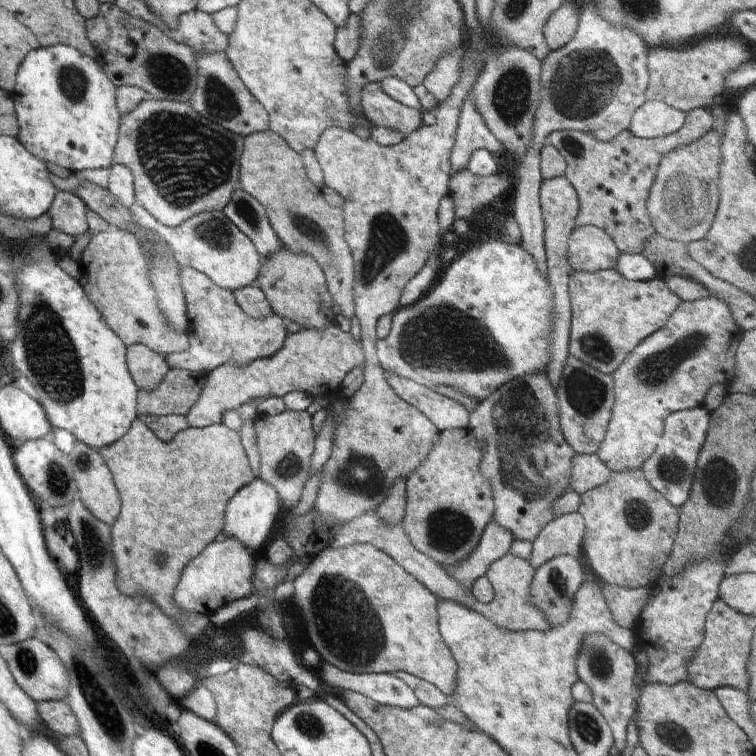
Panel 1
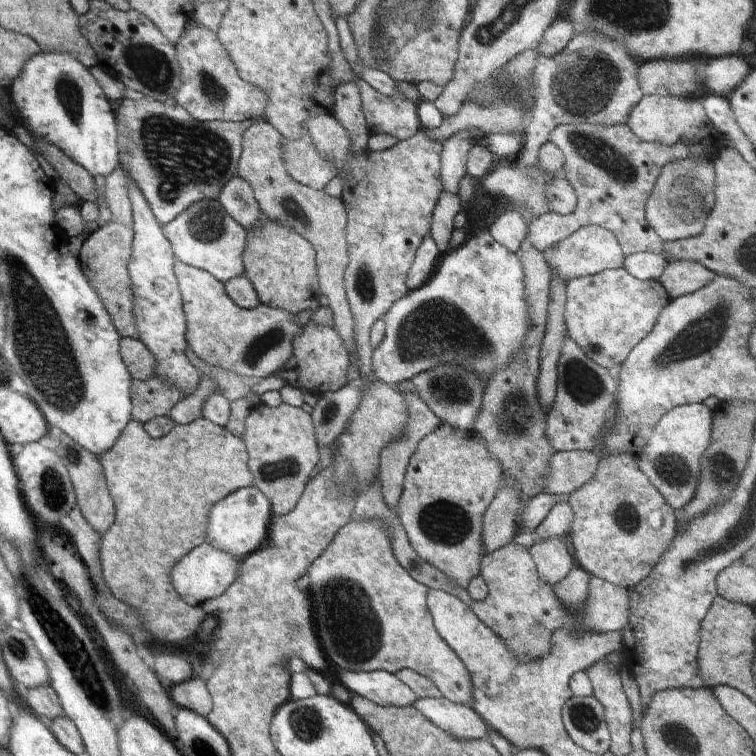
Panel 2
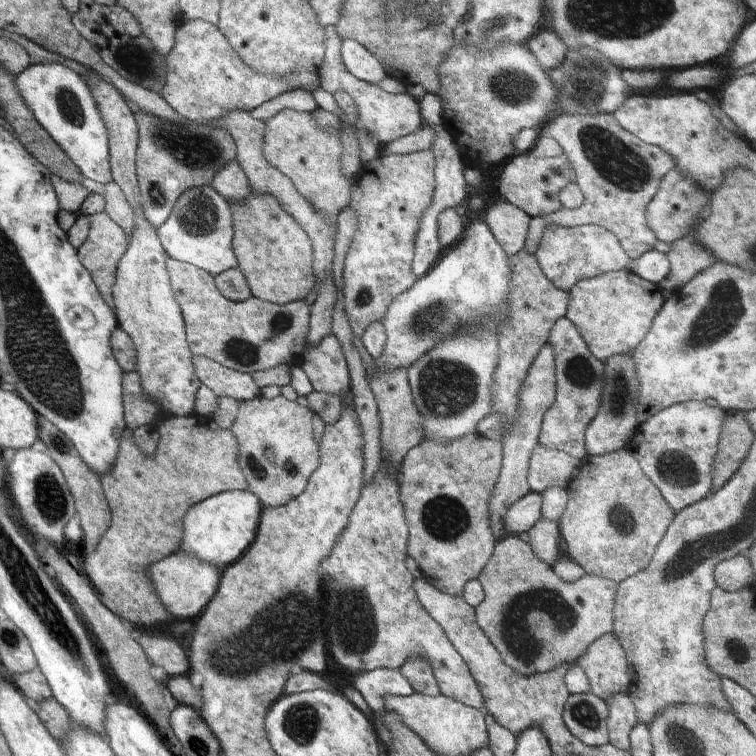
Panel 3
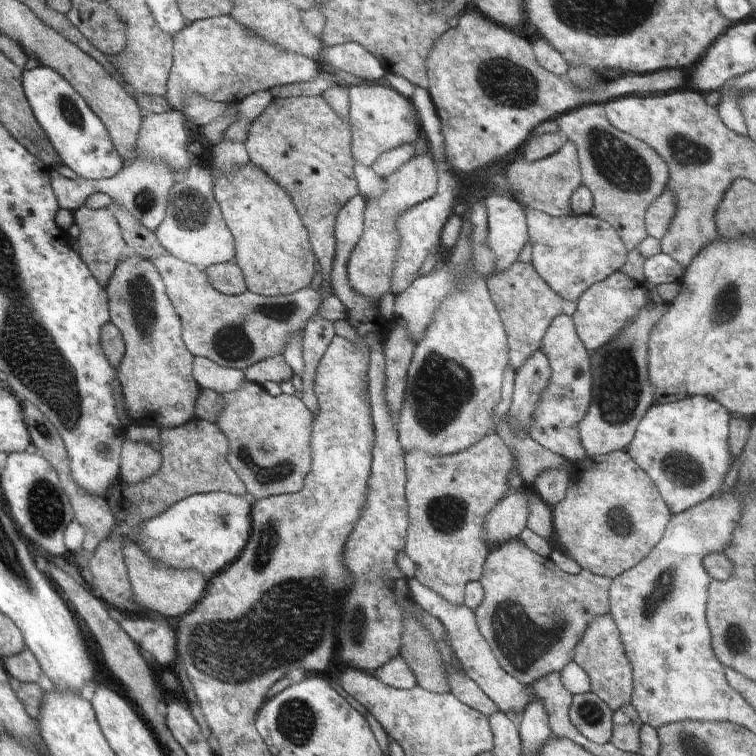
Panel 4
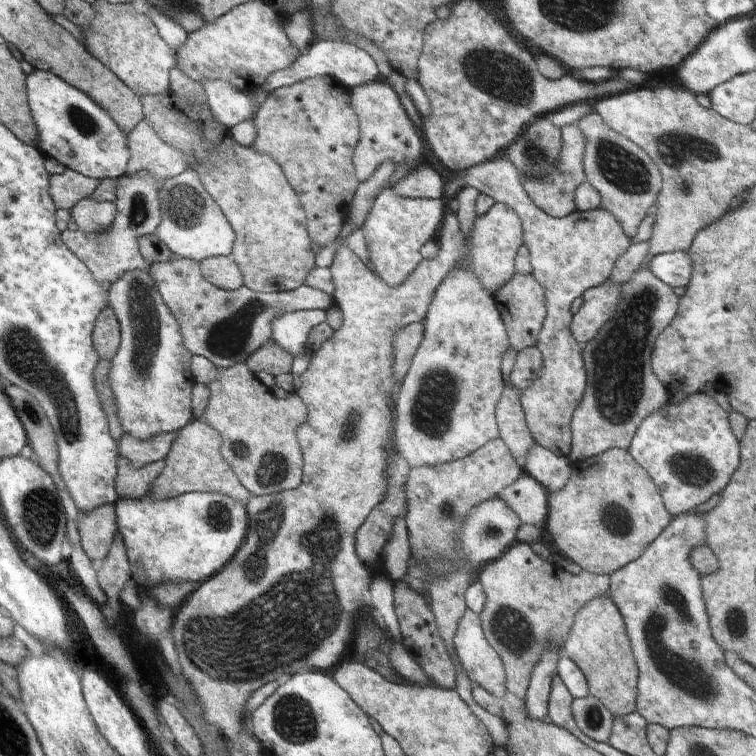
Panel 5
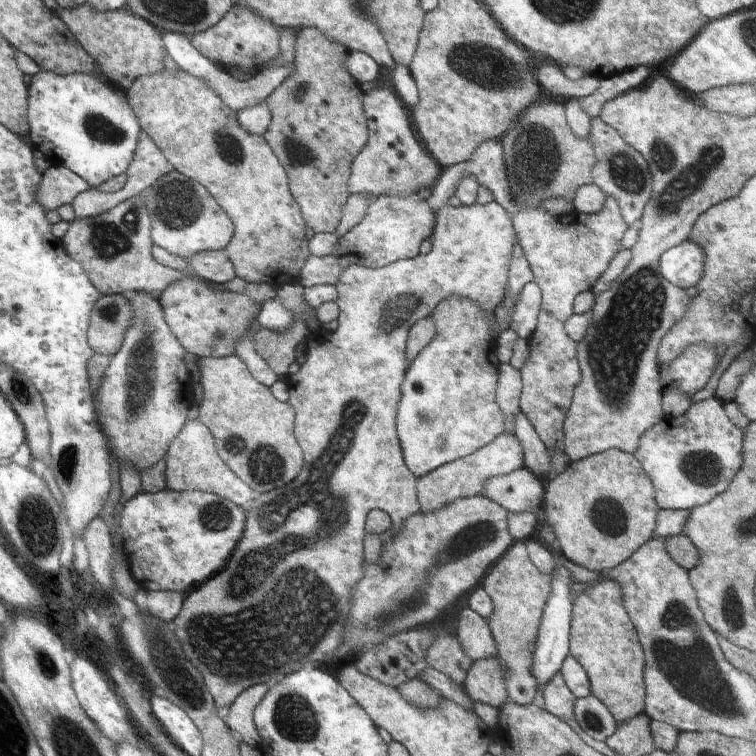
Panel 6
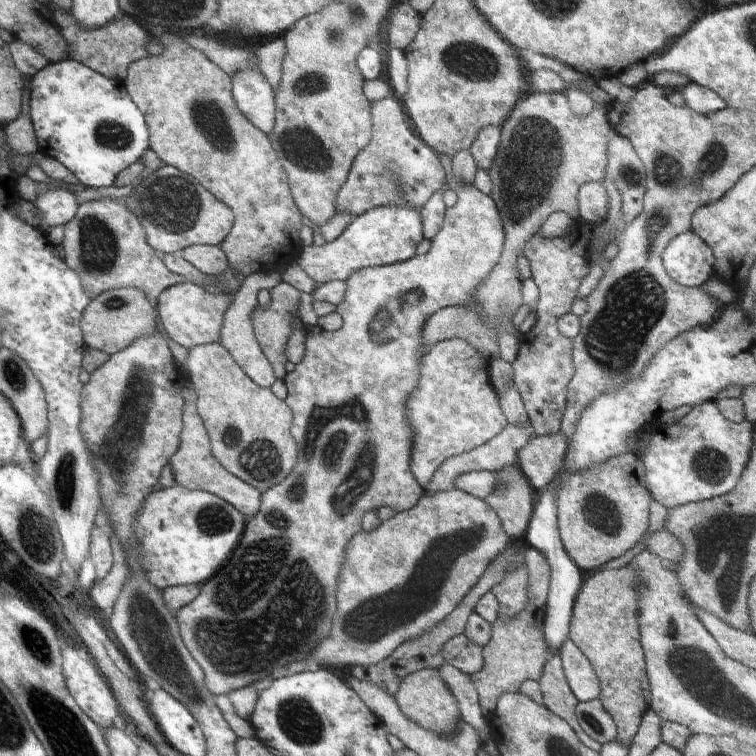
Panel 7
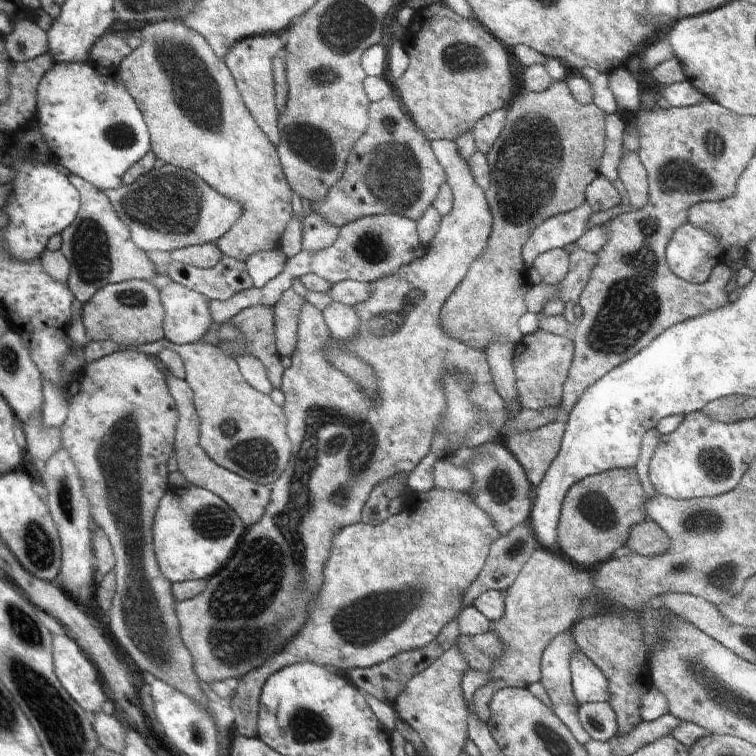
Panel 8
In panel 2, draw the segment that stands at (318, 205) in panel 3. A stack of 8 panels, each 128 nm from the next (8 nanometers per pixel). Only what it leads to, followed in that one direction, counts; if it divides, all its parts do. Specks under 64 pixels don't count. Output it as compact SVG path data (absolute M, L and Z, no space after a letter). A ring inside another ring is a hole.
M308 132L302 135L301 139L291 141L290 139L283 140L283 159L287 173L297 180L300 184L317 191L326 191L329 182L335 178L335 168L330 163L325 161L316 150L313 140Z

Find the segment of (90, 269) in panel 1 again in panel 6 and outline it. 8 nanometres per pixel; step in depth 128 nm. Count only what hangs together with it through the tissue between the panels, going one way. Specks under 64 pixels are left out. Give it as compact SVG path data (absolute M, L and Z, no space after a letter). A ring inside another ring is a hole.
M140 131L134 160L132 160L127 168L127 182L124 188L113 193L103 193L96 187L91 187L87 191L80 193L77 197L74 197L70 204L74 209L75 218L76 220L87 219L88 217L95 217L108 212L123 200L140 195L143 190L150 188L161 176L167 175L174 170L175 168L166 160L166 157L158 146L152 142L152 139L144 131Z

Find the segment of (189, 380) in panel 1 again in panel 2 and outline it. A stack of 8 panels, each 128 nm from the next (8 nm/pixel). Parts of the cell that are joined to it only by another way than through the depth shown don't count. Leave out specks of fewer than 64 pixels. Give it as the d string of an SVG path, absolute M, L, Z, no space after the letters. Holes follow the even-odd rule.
M150 377L148 380L131 380L132 410L131 418L142 424L149 420L168 415L173 406L184 397L178 387L170 383Z

